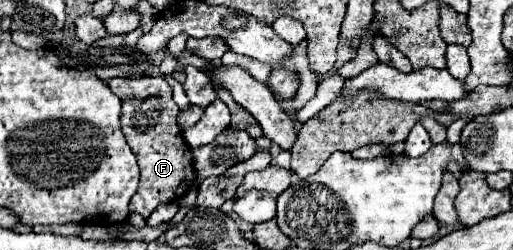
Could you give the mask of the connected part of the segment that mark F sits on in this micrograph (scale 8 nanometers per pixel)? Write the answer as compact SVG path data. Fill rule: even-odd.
M141 77L141 79L111 79L111 91L121 99L121 131L137 155L141 179L139 189L131 197L129 209L133 213L143 215L145 219L157 209L161 203L179 201L195 181L193 171L193 155L185 139L181 137L183 131L177 123L179 107L171 97L171 87L163 77ZM187 155L187 161L185 161ZM187 171L187 173L185 173Z

